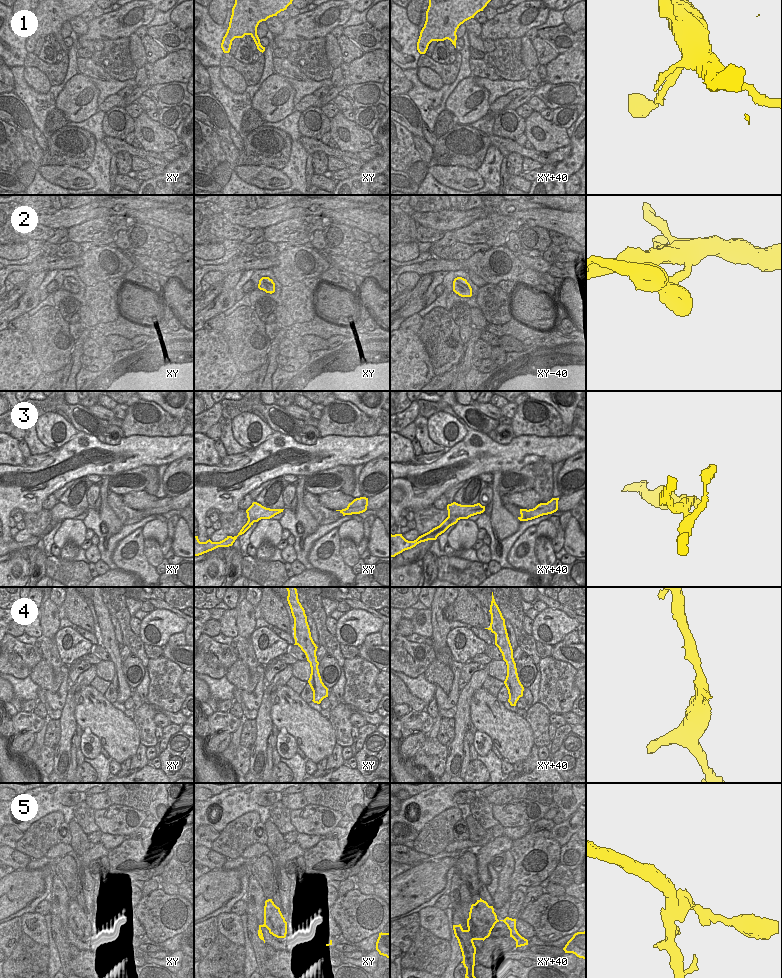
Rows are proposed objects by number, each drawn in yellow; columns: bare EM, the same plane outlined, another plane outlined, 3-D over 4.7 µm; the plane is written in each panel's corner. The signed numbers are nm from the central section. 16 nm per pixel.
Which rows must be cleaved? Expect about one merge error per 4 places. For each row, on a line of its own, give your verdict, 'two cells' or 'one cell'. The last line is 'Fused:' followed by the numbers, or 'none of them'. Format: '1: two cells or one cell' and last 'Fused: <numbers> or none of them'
1: one cell
2: one cell
3: two cells
4: one cell
5: two cells
Fused: 3, 5

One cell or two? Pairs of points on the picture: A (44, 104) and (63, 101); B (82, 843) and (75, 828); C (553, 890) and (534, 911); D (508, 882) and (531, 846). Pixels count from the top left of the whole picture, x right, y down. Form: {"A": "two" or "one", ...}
{"A": "two", "B": "one", "C": "two", "D": "one"}

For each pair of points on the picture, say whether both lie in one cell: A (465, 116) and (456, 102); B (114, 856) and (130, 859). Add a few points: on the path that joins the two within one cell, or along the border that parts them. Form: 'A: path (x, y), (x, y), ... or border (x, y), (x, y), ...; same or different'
A: path (463, 113), (463, 109), (460, 106); same
B: path (118, 857), (126, 859); same

